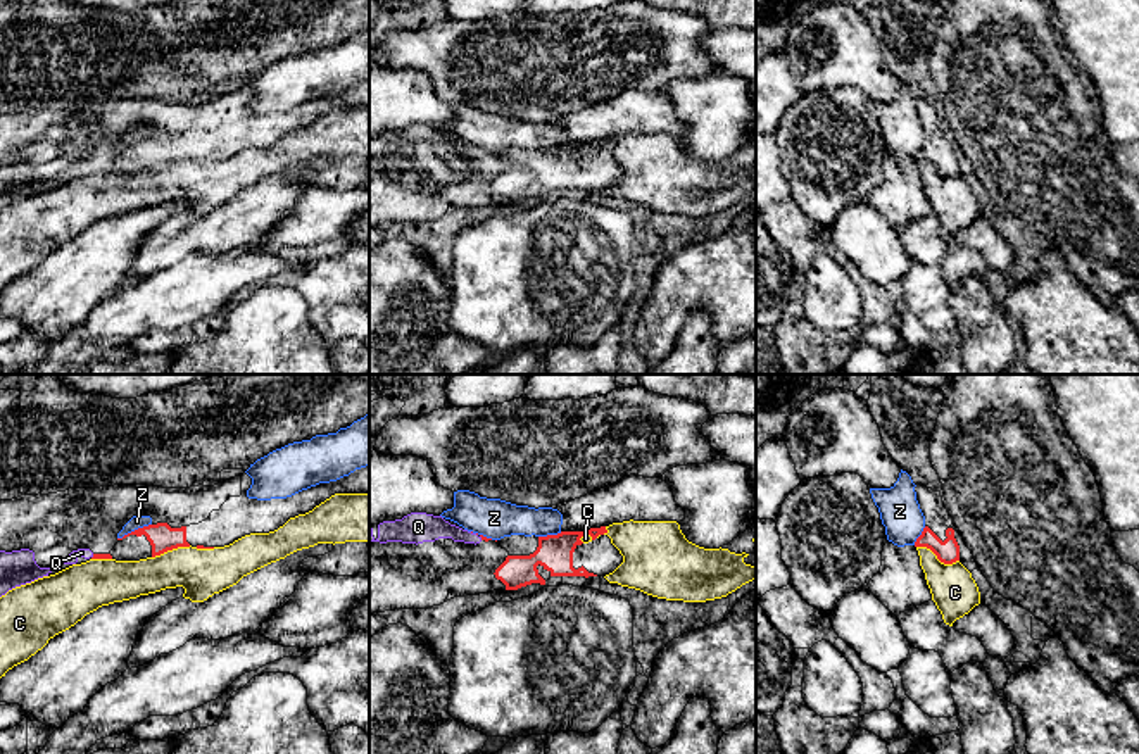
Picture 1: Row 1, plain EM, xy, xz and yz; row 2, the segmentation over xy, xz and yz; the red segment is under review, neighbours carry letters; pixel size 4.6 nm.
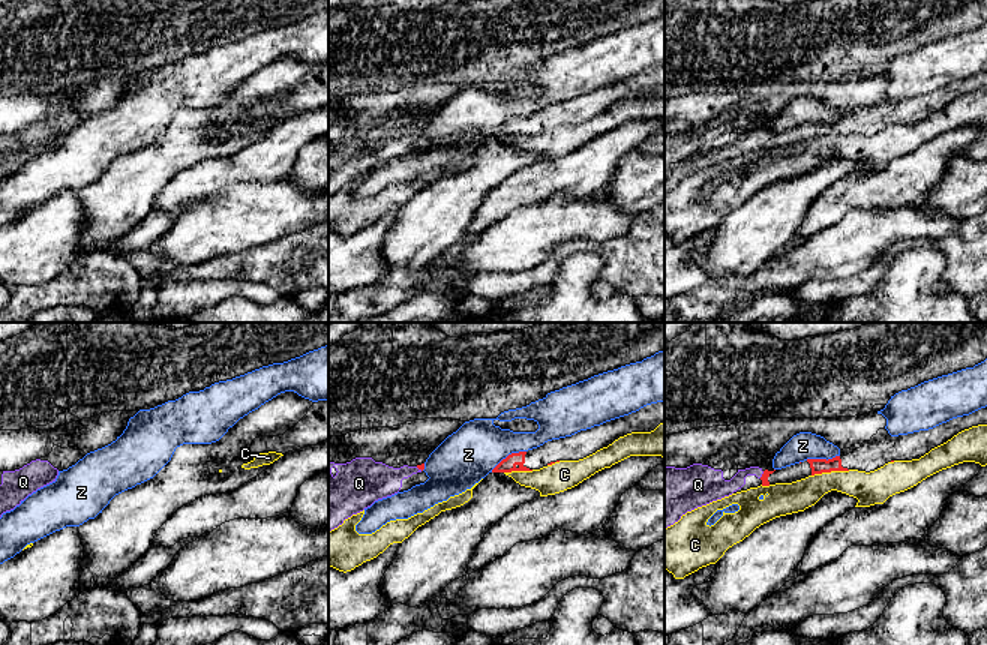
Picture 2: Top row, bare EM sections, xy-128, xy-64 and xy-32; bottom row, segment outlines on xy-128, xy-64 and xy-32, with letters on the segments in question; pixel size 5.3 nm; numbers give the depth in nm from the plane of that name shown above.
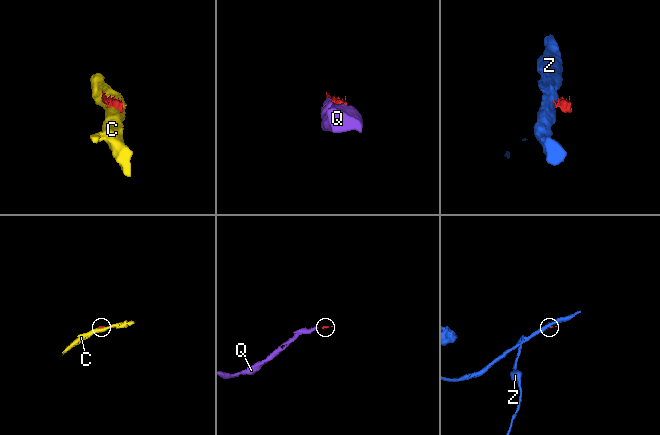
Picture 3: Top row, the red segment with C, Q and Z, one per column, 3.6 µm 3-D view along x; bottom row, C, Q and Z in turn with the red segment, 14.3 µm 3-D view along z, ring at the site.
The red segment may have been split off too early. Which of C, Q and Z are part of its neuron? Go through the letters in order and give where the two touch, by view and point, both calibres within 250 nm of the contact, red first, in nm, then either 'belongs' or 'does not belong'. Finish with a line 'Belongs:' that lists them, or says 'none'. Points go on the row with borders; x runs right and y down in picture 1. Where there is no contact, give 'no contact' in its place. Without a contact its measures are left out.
C: contact yz (937, 558); calibres 110 and 220 nm; does not belong
Q: contact xy (94, 556); calibres 30 and 50 nm; belongs
Z: contact xy (135, 530); calibres 120 and 60 nm; does not belong
Belongs: Q

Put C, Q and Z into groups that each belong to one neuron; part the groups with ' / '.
C / Q / Z

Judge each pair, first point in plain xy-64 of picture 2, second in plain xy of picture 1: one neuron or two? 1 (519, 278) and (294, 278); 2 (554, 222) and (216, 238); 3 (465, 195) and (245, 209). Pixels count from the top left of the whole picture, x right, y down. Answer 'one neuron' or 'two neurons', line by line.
1: one neuron
2: two neurons
3: two neurons

